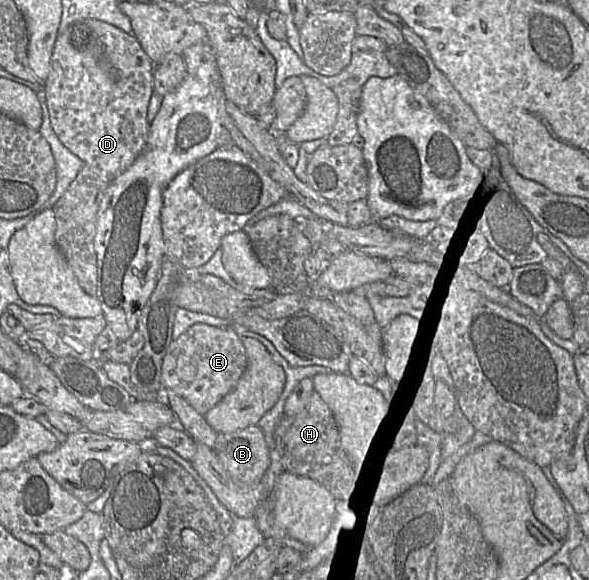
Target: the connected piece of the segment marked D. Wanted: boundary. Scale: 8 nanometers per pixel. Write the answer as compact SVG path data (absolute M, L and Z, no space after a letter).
M96 19L78 20L62 31L59 29L51 56L50 73L48 79L44 83L46 103L52 129L61 143L73 154L79 157L85 166L101 170L106 174L110 181L114 180L124 172L136 160L146 145L150 129L150 123L147 120L147 111L150 98L154 91L153 70L153 63L142 48L140 42L132 33L126 33L109 23Z

